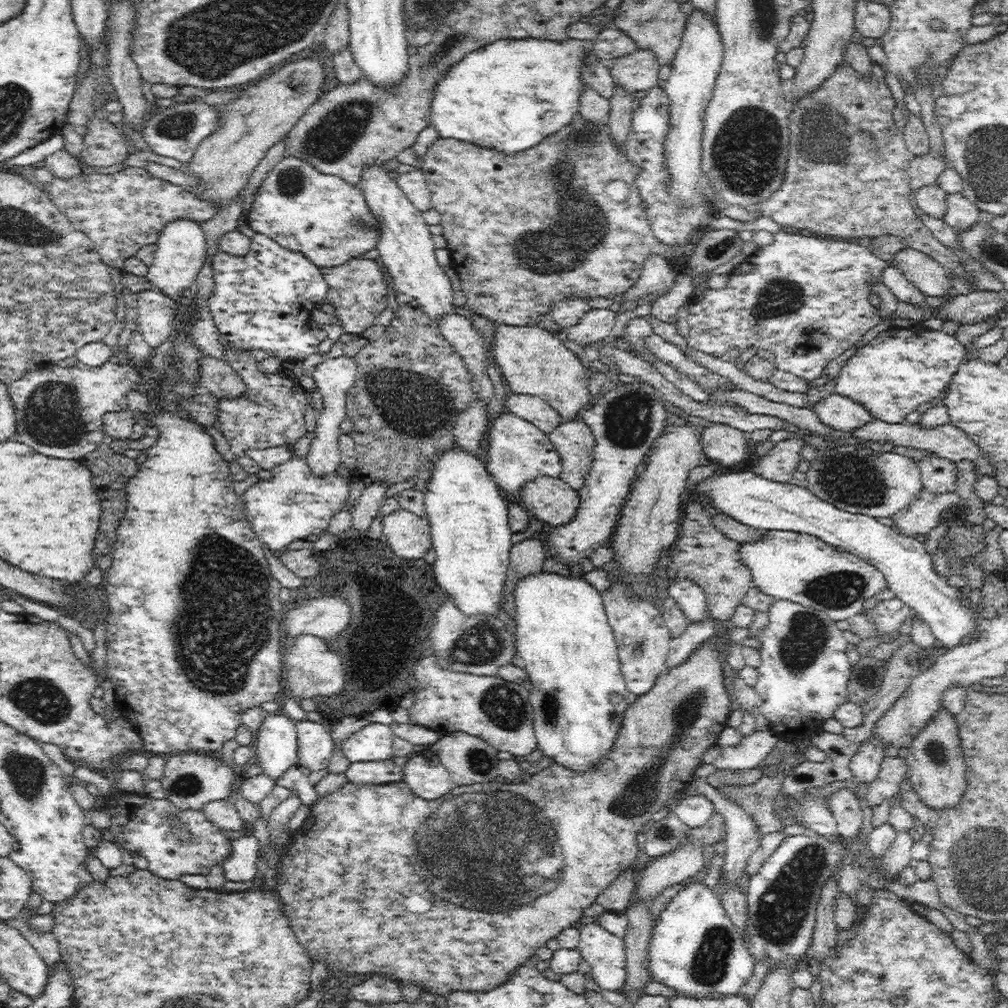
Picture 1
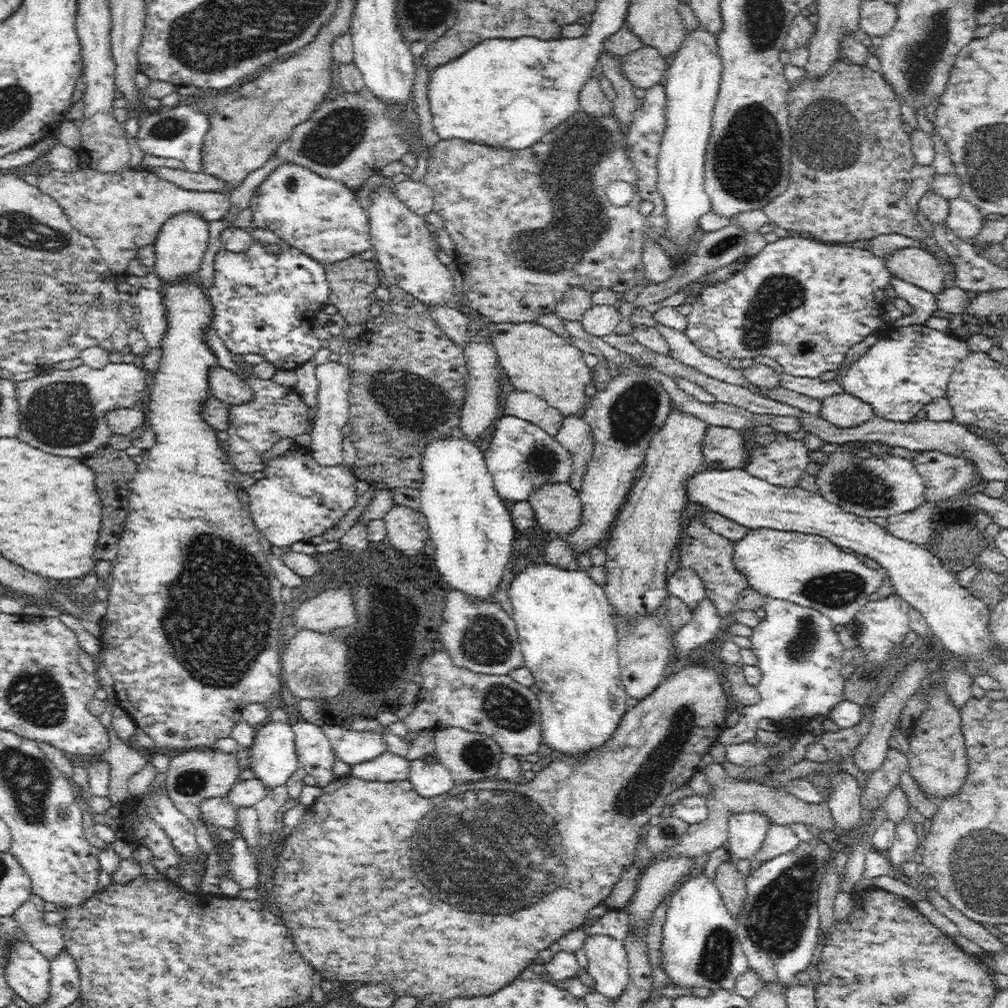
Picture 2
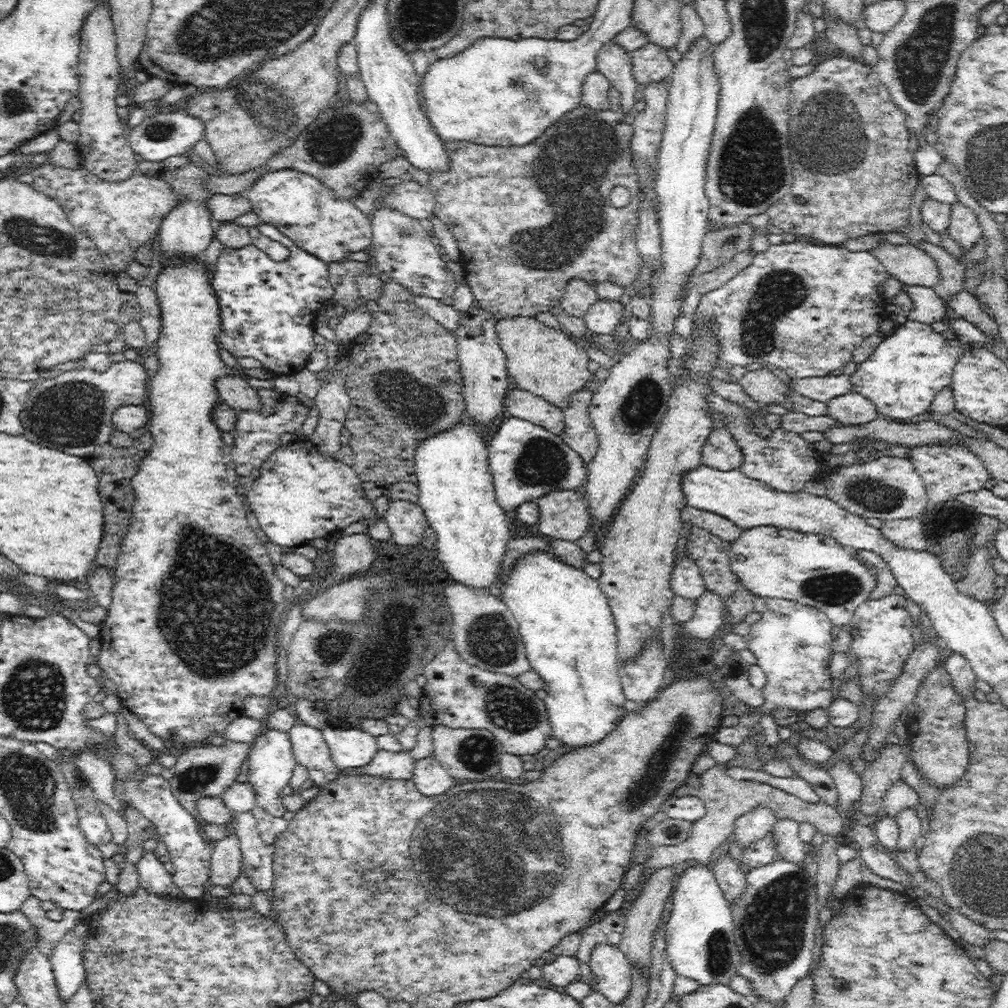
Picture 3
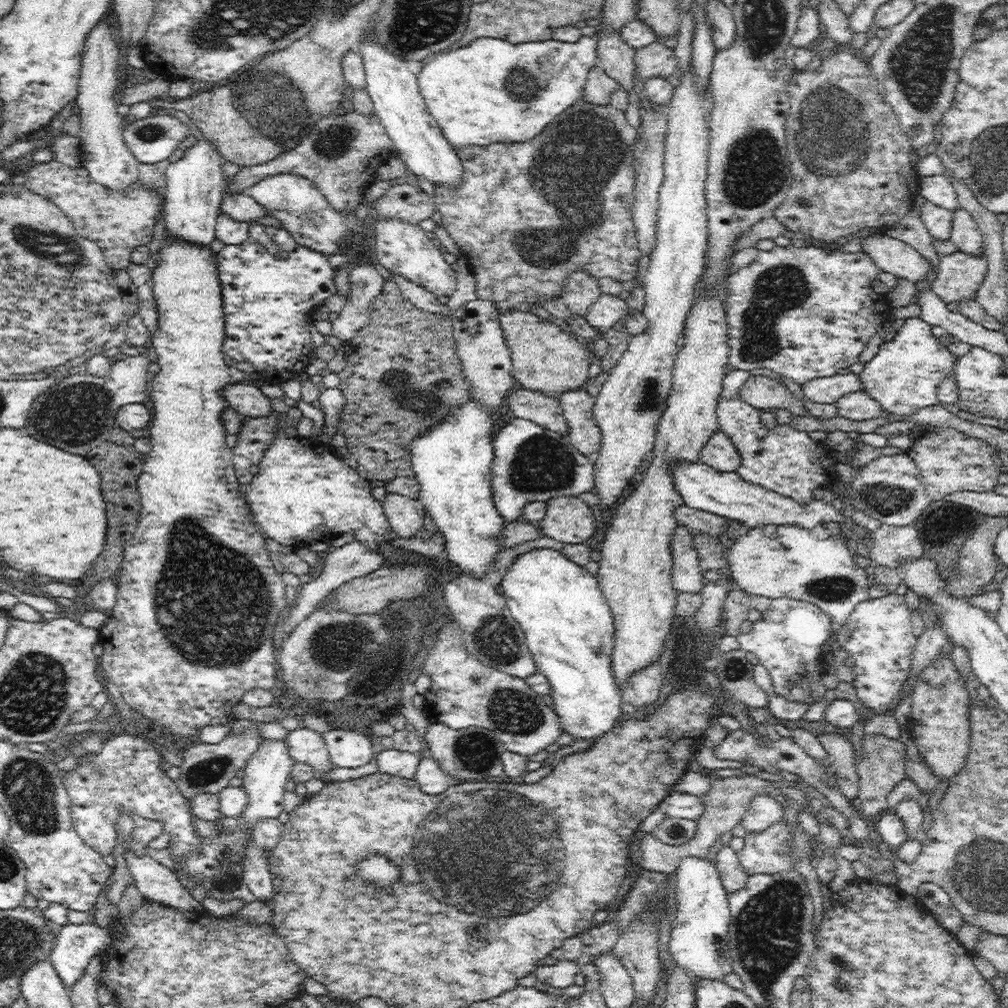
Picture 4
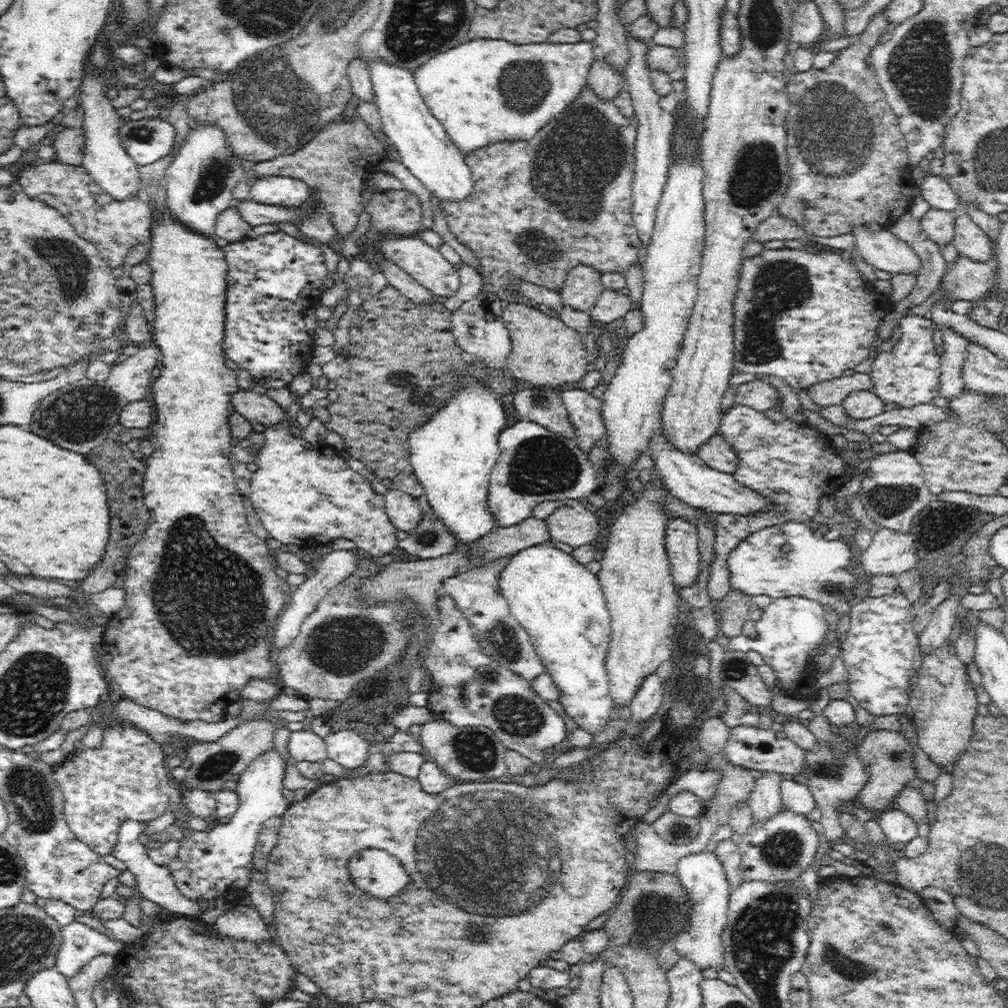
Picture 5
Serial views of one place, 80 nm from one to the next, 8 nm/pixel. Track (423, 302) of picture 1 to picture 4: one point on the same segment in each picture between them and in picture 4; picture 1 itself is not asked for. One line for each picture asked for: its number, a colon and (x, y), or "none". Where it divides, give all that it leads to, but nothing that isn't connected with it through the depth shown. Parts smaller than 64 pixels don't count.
2: (405, 250)
3: (401, 248)
4: (404, 249)

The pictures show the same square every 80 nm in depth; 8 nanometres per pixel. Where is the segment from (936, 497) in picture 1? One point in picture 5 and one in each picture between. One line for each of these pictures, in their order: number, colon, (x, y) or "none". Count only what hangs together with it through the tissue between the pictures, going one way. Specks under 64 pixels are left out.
2: (915, 526)
3: (905, 533)
4: (891, 546)
5: (890, 553)

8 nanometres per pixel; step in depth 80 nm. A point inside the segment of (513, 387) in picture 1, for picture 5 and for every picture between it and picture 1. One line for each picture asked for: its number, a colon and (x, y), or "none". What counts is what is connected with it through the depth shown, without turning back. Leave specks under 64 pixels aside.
2: (536, 360)
3: (546, 362)
4: (544, 358)
5: (545, 351)

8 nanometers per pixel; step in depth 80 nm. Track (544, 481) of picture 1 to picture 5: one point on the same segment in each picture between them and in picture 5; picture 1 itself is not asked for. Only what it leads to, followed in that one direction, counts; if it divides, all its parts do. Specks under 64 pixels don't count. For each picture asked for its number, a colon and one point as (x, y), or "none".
2: (557, 507)
3: (564, 514)
4: (568, 519)
5: (572, 524)

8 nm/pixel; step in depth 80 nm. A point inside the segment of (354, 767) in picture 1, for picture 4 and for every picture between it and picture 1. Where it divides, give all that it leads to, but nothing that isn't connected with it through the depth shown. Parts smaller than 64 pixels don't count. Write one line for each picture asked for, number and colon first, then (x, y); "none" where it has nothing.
2: (387, 767)
3: (396, 765)
4: (403, 764)

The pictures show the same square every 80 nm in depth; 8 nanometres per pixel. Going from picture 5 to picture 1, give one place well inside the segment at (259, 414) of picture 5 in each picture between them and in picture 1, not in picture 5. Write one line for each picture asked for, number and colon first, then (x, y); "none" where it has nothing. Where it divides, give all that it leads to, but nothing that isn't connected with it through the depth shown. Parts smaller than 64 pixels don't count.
1: (215, 374)
2: (224, 384)
3: (234, 390)
4: (247, 399)

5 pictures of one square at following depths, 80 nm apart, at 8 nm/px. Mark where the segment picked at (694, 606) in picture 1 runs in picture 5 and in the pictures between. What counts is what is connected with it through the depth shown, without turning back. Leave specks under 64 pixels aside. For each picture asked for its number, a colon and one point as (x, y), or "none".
2: (684, 584)
3: (686, 582)
4: (687, 577)
5: (682, 539)

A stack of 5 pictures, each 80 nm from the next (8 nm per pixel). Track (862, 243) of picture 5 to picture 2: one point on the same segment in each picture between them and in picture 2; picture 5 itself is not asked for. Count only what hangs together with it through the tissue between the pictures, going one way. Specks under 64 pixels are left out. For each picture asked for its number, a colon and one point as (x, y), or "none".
2: (914, 265)
3: (911, 265)
4: (891, 255)

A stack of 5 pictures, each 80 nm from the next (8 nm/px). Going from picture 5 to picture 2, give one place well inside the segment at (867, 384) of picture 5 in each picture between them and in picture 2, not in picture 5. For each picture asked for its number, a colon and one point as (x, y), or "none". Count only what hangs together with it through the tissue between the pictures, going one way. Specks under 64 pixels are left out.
2: (816, 388)
3: (825, 388)
4: (825, 390)

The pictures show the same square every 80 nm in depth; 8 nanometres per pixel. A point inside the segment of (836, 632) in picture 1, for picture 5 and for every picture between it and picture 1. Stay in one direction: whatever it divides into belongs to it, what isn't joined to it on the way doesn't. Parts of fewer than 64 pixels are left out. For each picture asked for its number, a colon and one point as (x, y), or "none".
2: (798, 651)
3: (792, 643)
4: (787, 639)
5: (789, 628)

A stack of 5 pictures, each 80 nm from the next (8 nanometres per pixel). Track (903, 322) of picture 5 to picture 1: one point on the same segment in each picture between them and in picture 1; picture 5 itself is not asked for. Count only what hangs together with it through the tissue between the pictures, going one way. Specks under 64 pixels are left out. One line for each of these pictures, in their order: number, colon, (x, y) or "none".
1: (901, 368)
2: (906, 368)
3: (902, 376)
4: (903, 376)

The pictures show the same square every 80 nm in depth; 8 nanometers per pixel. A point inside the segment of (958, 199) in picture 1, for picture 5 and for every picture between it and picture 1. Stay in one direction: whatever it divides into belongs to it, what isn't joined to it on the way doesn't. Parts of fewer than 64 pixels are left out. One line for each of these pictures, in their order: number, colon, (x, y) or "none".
2: (965, 220)
3: (964, 227)
4: (965, 235)
5: (969, 239)

